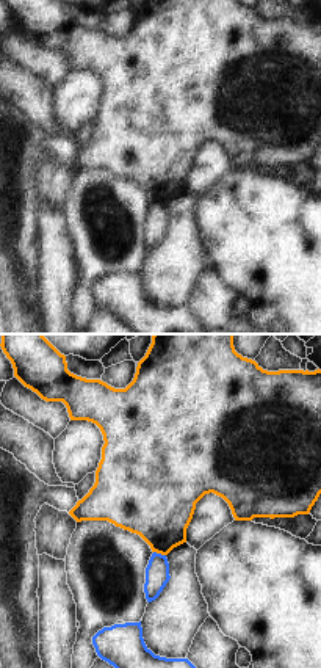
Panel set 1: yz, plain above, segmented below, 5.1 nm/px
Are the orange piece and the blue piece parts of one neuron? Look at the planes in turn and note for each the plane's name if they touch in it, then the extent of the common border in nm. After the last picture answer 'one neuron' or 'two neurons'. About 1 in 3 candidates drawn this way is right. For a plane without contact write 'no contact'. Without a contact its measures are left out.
yz | 70 nm

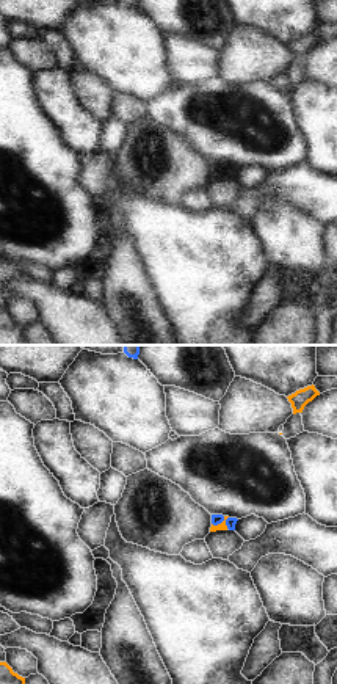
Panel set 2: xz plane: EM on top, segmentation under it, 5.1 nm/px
xz | 100 nm

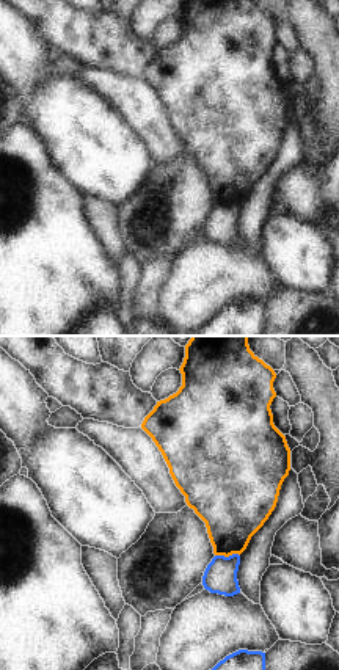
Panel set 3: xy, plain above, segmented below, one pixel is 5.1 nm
xy | 130 nm

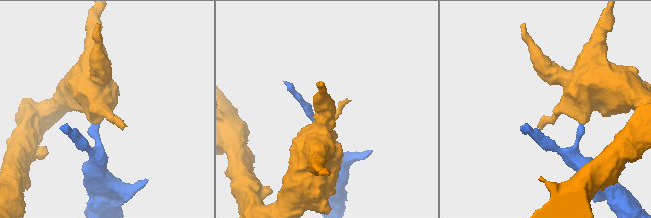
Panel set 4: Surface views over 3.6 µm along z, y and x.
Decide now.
two neurons

